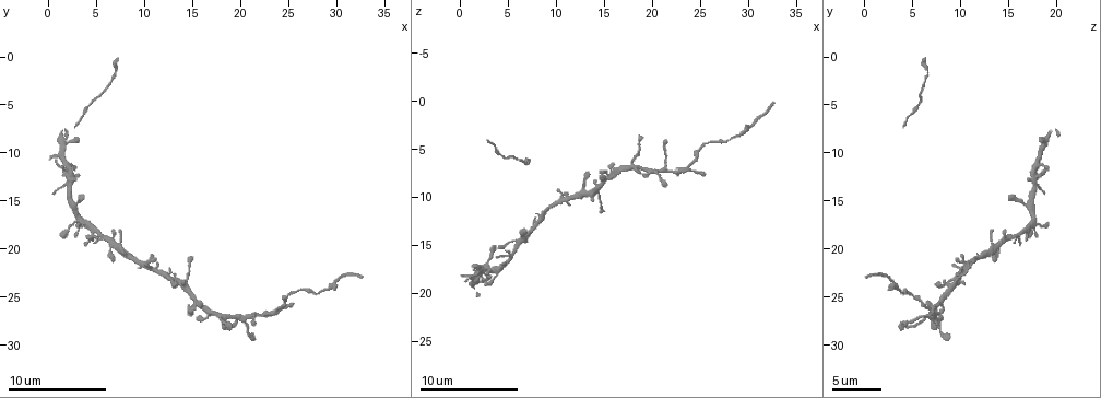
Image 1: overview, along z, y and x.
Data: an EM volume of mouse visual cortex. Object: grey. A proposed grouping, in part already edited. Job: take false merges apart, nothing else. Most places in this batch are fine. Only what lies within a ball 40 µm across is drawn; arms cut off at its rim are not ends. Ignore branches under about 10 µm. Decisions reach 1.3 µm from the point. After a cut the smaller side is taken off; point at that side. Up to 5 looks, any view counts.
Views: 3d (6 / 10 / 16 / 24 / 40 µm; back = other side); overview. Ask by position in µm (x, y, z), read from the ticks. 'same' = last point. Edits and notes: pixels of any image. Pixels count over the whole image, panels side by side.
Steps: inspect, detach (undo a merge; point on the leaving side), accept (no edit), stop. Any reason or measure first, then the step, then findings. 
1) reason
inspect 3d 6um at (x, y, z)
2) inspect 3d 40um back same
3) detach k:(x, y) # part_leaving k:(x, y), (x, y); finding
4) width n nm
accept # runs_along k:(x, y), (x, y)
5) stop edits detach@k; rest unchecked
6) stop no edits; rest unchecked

inspect 3d 6um at (8.4, 20.8, 12.2)

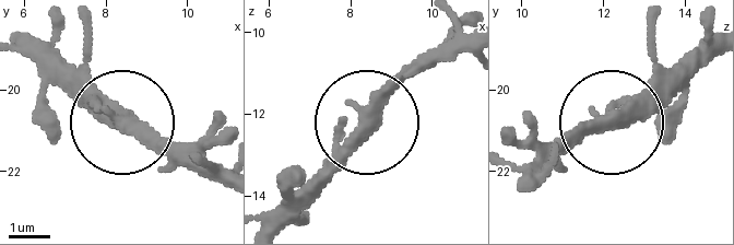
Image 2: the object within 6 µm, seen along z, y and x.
accept # runs_along 2:(368, 120), (288, 200); all the same neuron

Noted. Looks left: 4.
sudden change in width
inspect 3d 6um at (3.6, 17.0, 17.6)

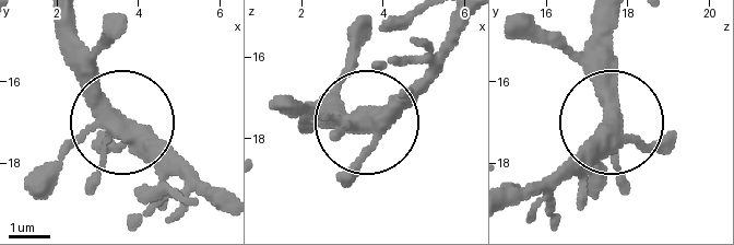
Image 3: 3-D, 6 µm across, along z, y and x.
accept # runs_along 3:(222, 201), (131, 128), (62, 37); one neuron here

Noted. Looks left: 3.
a narrow waist
inspect 3d 10um at (12.6, 22.4, 10.2)

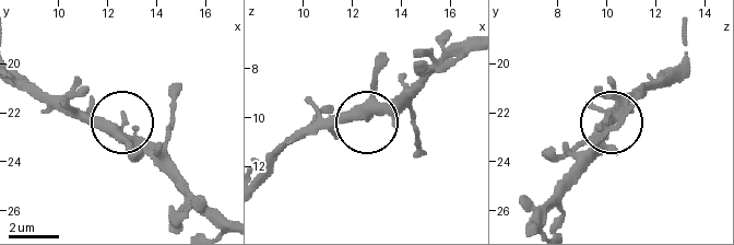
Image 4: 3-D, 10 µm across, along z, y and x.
other side
inspect 3d 10um back at (12.7, 22.5, 9.9)

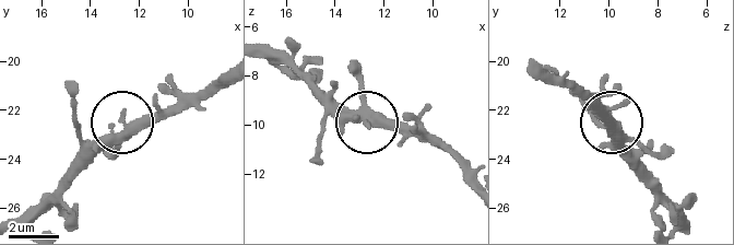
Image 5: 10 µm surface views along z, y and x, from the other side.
arms 3
accept # runs_along 5:(469, 175), (421, 138), (339, 119), (322, 104); all the same neuron

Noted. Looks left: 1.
stop no edits; rest unchecked

